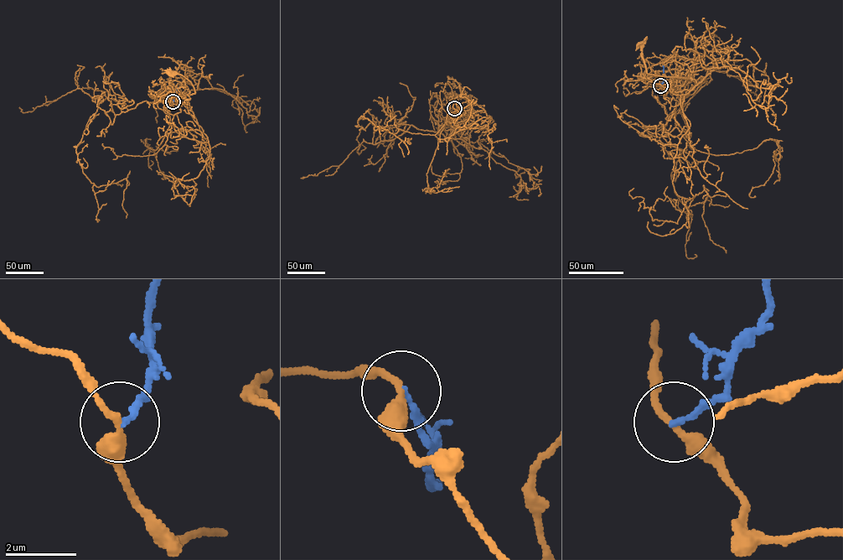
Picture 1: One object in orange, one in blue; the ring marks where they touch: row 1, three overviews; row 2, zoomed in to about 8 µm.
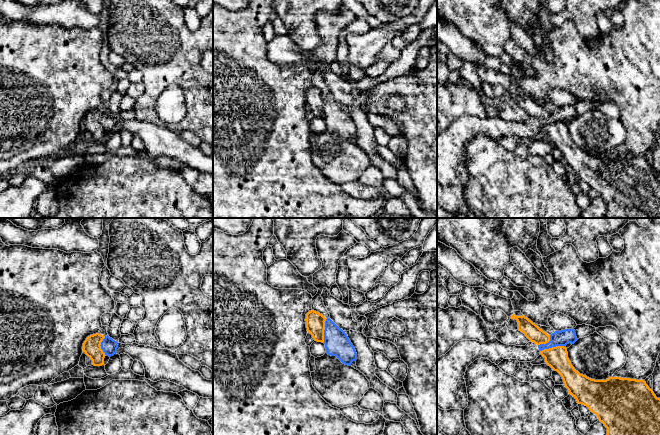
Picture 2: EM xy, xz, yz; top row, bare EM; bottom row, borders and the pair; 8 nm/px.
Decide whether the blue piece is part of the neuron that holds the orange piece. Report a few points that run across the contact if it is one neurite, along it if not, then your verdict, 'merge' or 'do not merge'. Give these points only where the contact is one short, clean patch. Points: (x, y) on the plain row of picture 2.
line xz (327, 94), (324, 100), (323, 118); do not merge

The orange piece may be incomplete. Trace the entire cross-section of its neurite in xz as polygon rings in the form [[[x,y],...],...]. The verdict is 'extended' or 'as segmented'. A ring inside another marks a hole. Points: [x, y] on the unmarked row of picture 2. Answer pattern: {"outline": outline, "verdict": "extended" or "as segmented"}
{"outline": [[[314,86],[306,90],[306,104],[315,117],[324,119],[325,94],[319,88]]], "verdict": "as segmented"}

